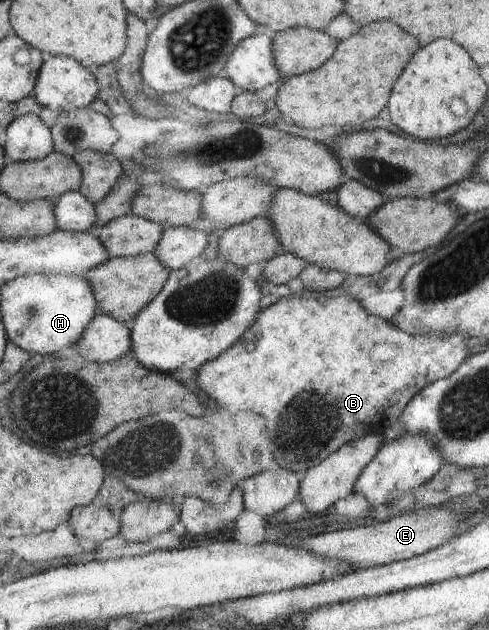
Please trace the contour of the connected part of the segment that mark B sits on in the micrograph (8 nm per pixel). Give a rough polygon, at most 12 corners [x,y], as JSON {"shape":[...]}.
{"shape":[[290,294],[197,370],[301,475],[470,354]]}

